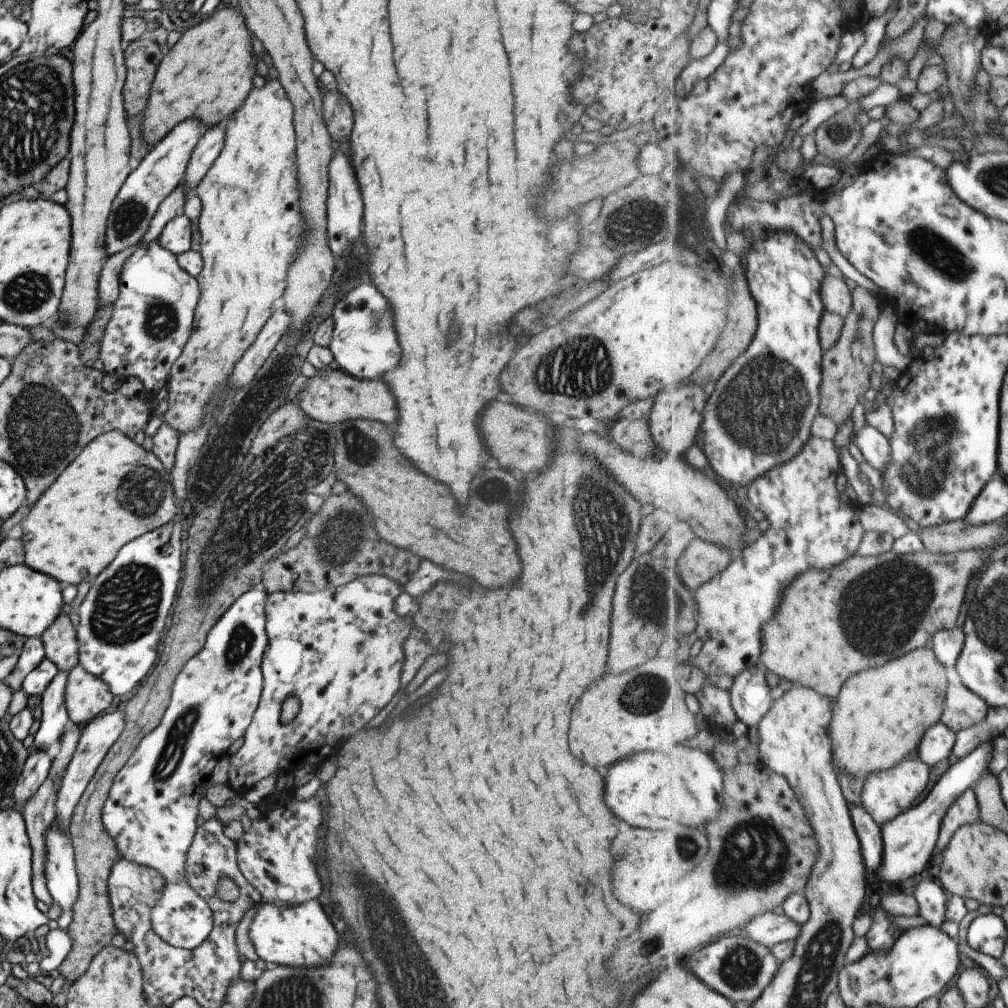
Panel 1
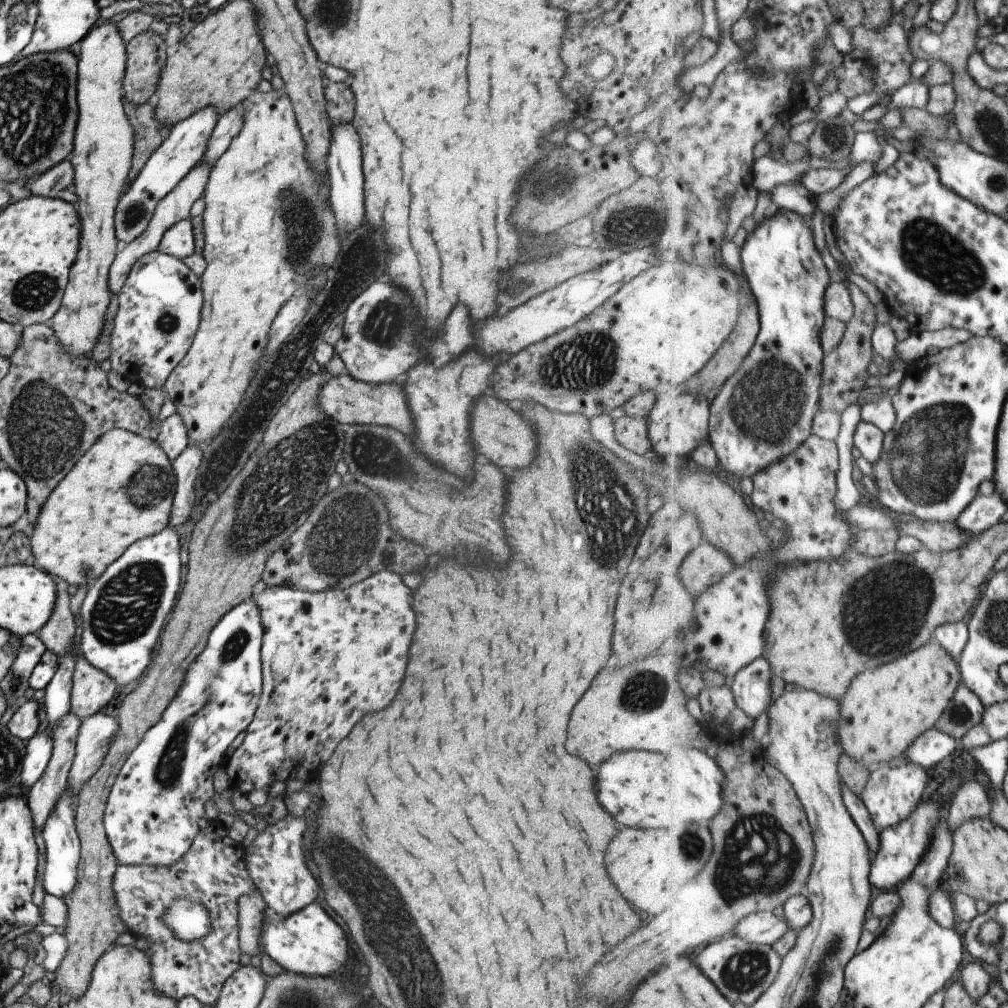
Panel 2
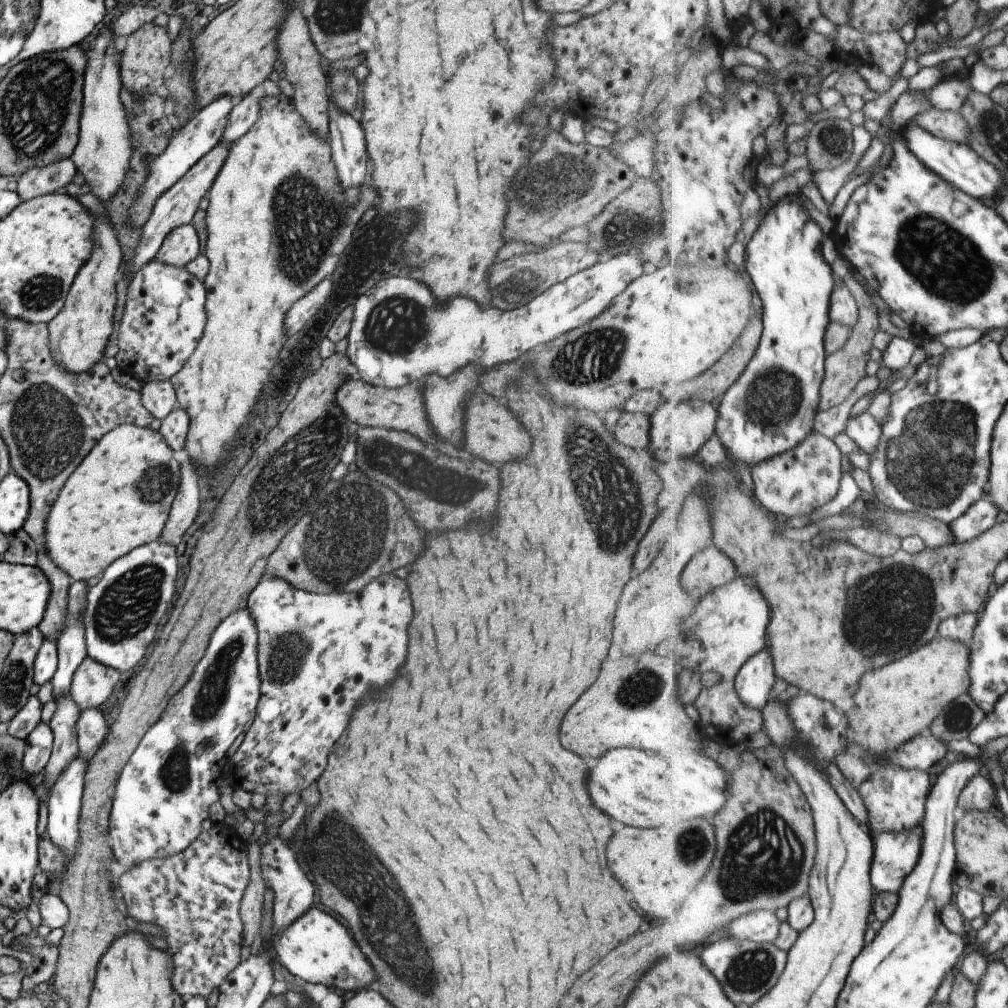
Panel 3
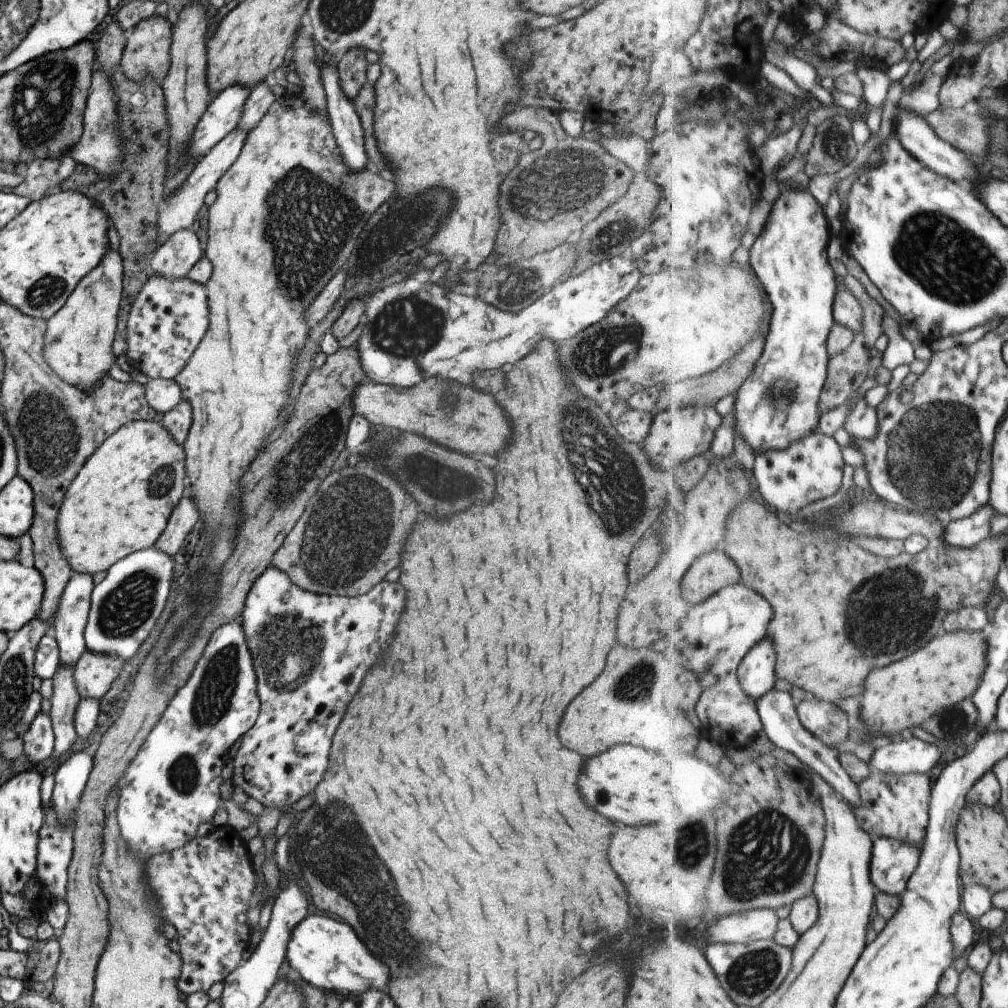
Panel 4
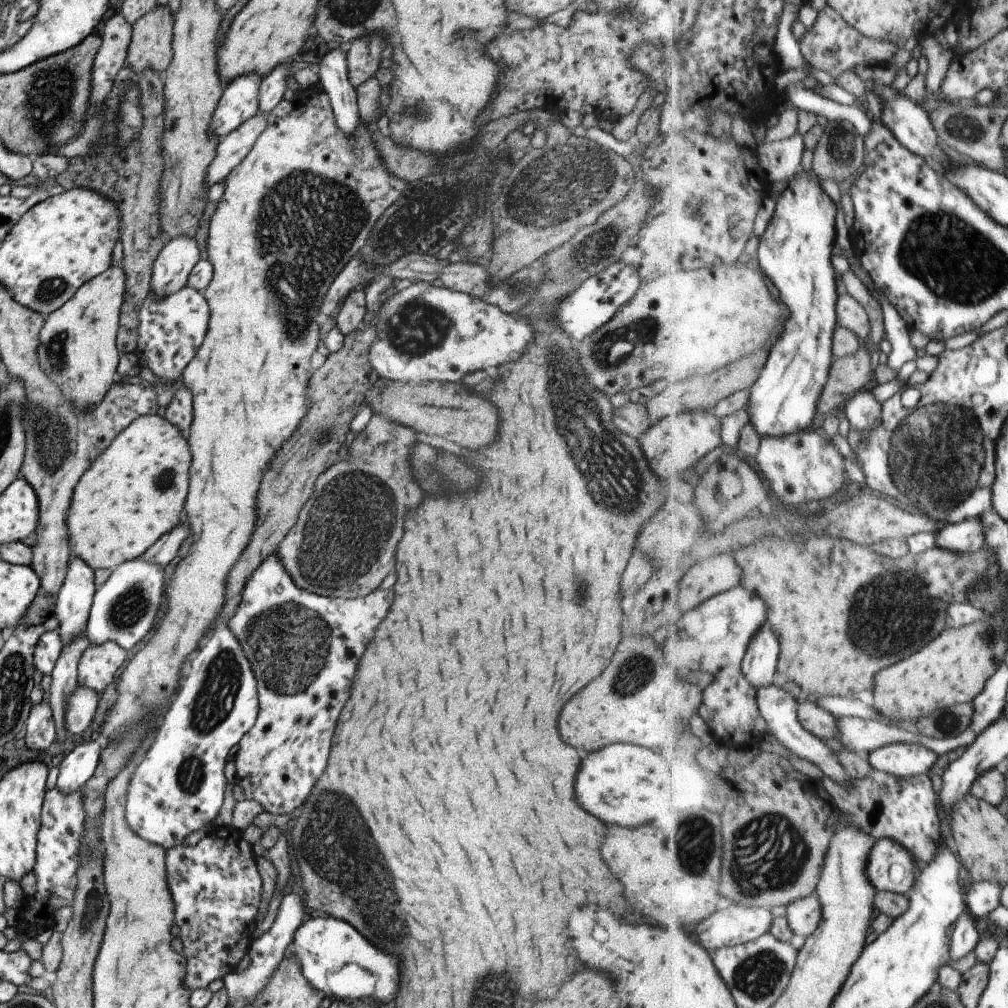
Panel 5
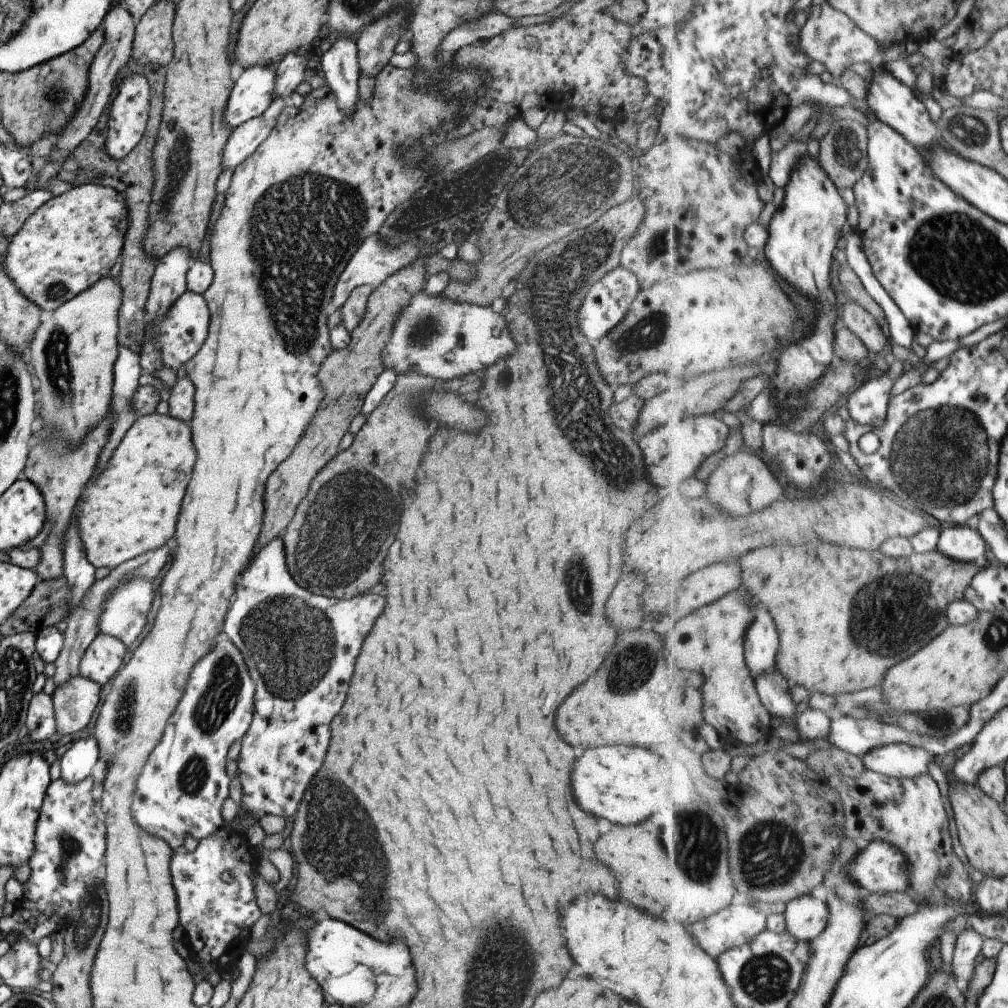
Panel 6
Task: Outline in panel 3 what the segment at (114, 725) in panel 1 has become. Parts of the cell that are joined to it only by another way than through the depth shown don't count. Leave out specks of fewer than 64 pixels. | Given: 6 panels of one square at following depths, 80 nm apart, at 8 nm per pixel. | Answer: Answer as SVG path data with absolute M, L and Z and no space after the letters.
M98 707L80 711L77 724L77 743L80 757L91 764L95 752L109 733L108 724Z

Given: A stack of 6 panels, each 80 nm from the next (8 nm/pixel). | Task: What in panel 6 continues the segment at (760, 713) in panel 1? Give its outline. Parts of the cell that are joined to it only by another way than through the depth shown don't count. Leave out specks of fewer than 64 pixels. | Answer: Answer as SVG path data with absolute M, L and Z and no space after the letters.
M758 606L758 619L754 620L746 635L746 654L751 673L758 678L761 674L778 669L777 658L780 634L774 616L766 606Z

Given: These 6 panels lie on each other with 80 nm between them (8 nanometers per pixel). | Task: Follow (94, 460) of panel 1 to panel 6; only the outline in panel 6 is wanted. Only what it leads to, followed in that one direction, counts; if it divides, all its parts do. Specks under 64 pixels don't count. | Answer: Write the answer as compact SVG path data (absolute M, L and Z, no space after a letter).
M154 412L142 415L134 421L109 460L108 466L94 483L91 480L87 482L74 510L85 554L95 568L116 568L127 560L140 557L142 553L162 548L174 536L180 504L190 482L194 460L196 450L192 444L192 434L188 424L184 424L182 420L168 413Z

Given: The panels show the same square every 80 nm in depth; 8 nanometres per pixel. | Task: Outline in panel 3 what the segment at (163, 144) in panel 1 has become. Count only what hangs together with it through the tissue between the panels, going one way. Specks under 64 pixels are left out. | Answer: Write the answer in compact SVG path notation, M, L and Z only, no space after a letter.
M220 95L210 104L200 108L189 120L187 125L176 128L170 139L170 144L163 153L160 153L149 166L149 175L145 180L144 188L137 197L137 202L131 207L131 223L135 227L146 224L157 198L167 191L179 178L182 178L193 164L196 164L207 152L210 152L223 137L226 125L229 123L229 116L234 108L235 101L230 95Z

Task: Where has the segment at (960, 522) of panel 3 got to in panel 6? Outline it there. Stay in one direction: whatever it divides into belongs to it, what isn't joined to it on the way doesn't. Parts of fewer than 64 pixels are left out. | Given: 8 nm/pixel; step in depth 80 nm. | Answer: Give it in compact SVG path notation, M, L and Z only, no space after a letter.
M974 523L946 525L942 528L939 550L952 559L965 563L980 563L990 555L989 545Z

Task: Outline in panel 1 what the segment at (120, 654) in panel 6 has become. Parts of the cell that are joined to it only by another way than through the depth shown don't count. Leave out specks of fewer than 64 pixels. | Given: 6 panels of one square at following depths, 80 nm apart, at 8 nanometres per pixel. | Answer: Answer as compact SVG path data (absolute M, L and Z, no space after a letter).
M79 662L69 672L65 703L69 719L82 727L101 715L114 700L111 688L99 676L89 673Z

